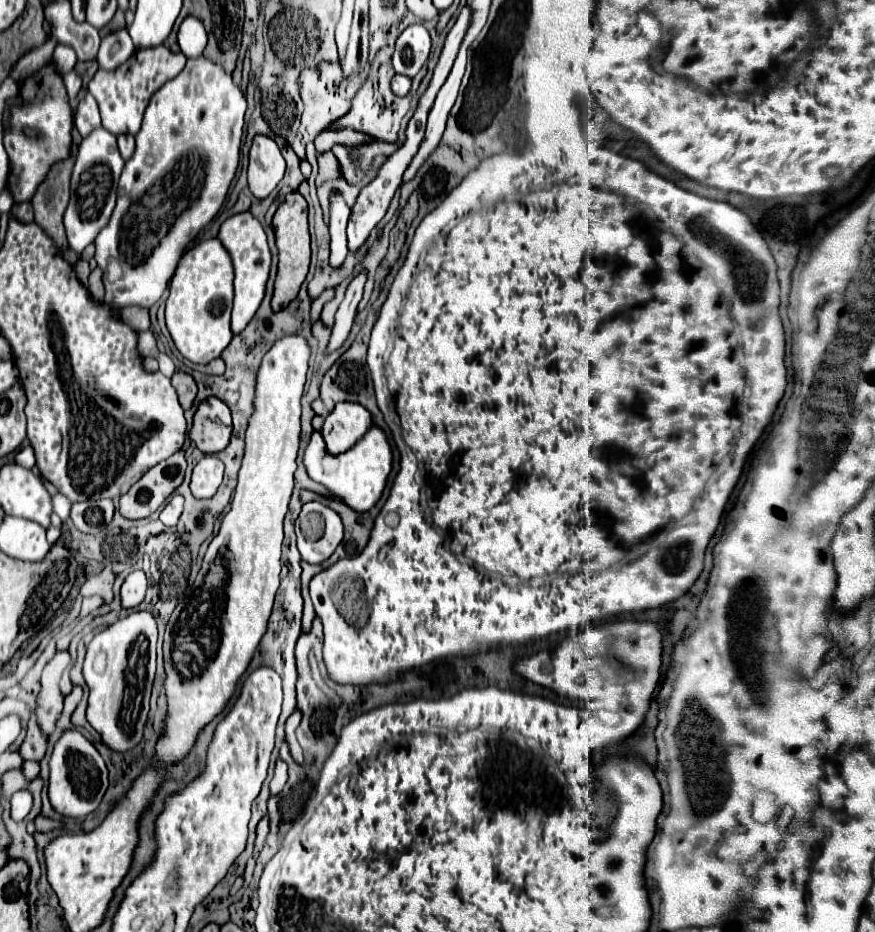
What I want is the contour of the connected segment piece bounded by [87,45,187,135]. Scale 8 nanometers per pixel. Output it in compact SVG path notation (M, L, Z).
M159 45L153 49L137 49L131 55L131 59L127 59L115 71L99 69L87 87L89 87L89 93L99 101L103 127L113 135L121 135L121 133L135 135L141 127L143 111L145 111L151 95L159 87L163 87L169 79L177 77L177 73L185 67L185 61L187 59L183 53L171 53L167 47Z

